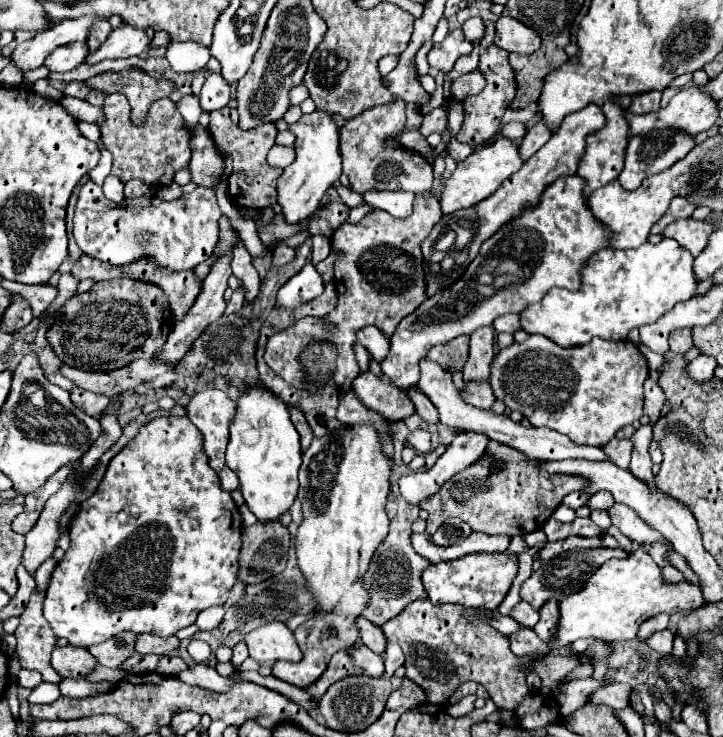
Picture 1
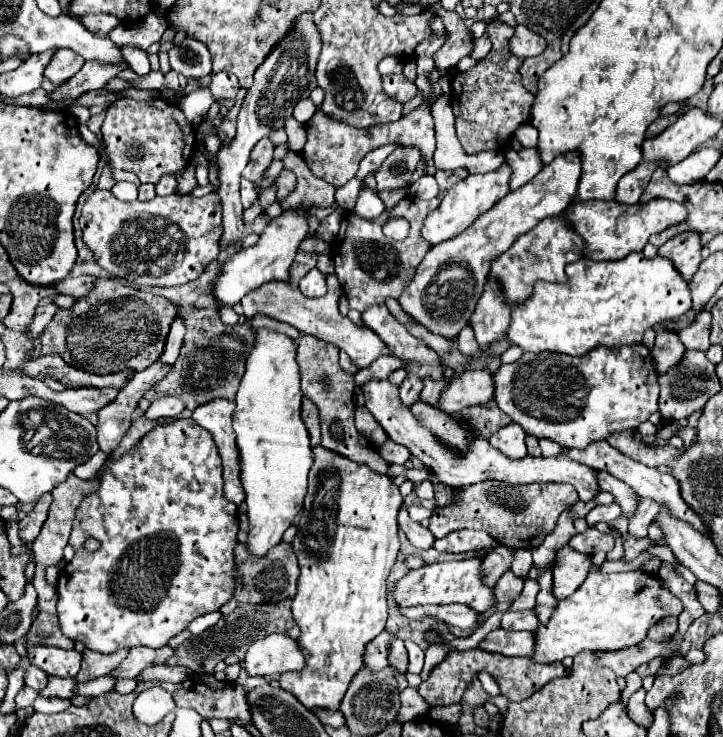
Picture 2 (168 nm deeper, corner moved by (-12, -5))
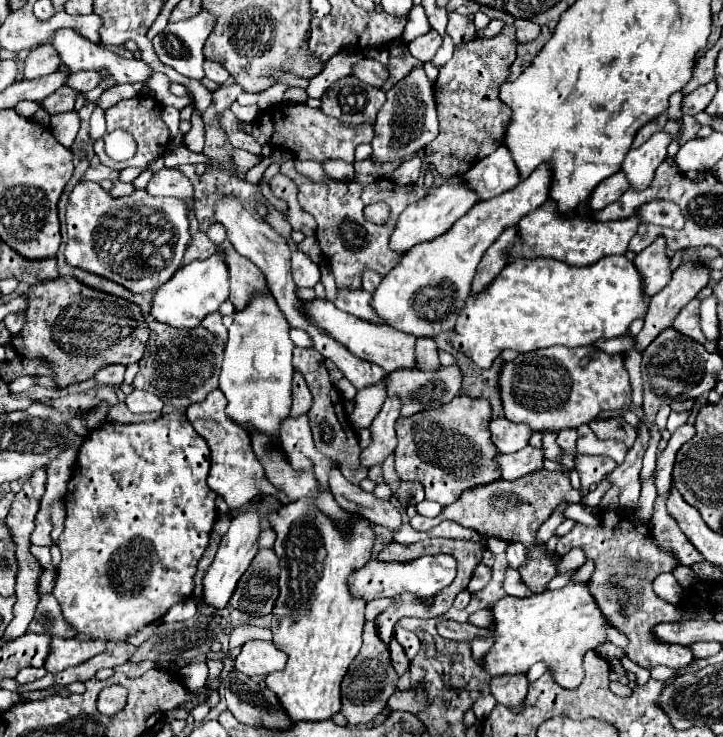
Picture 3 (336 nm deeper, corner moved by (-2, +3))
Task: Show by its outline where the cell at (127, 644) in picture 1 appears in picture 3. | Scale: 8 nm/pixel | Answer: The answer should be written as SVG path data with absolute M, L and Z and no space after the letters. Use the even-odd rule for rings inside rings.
M52 637L52 651L46 659L44 669L56 675L68 667L80 665L86 659L102 653L102 649L106 649L106 641L78 641L78 639Z

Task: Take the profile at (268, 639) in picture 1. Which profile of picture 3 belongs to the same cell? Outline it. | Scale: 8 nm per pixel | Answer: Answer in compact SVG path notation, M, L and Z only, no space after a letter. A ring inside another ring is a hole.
M246 641L240 655L234 659L234 667L250 677L280 671L284 665L286 653L278 651L272 641Z

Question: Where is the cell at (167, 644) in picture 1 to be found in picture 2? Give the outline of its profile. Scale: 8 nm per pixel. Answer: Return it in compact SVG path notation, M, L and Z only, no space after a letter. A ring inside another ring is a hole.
M148 647L130 649L130 651L128 651L128 657L126 657L110 675L112 675L112 677L134 679L144 667L166 663L166 659L172 657L172 653L174 653L174 651L172 651L170 647L160 647L160 649L148 649Z

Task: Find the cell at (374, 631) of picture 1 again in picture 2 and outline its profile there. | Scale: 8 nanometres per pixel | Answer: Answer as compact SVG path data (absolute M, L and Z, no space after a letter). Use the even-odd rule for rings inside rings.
M396 639L392 643L392 649L390 649L390 657L388 657L390 665L396 667L396 671L400 673L406 673L408 671L408 653L406 653L406 647L404 647L404 641Z

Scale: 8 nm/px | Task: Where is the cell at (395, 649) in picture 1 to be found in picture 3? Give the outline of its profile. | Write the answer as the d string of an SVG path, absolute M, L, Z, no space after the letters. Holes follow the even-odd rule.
M396 627L396 629L394 629L394 637L396 637L396 641L404 647L406 655L408 655L410 659L414 659L414 655L416 655L418 649L420 649L420 639L418 639L412 631L406 631L406 629L402 629L402 627Z

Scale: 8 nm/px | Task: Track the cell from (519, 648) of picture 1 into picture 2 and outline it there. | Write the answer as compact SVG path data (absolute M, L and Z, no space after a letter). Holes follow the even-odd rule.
M496 629L496 631L490 631L478 643L478 649L484 649L488 653L510 655L510 657L528 657L534 649L534 637L532 637L532 631Z

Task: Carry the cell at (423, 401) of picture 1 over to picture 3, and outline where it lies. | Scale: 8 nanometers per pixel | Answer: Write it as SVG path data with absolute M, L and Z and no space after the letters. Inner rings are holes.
M420 337L416 343L416 357L418 357L418 365L416 369L422 371L436 371L442 367L440 359L438 359L438 347L434 345L432 339L428 337Z

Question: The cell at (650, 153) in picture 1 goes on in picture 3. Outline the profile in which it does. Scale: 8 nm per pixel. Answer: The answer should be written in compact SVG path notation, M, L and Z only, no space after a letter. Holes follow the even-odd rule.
M622 171L614 173L614 177L608 177L606 181L602 181L602 183L594 189L594 193L592 193L590 201L588 201L590 209L592 209L592 211L600 211L600 209L604 209L606 205L618 201L618 197L622 197L622 193L624 193L628 187L630 187L630 183L626 181L626 175L624 175Z

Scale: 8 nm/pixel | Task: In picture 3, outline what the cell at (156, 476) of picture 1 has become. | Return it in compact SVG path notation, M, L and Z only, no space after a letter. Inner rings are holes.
M182 411L162 415L156 421L144 421L144 423L130 423L130 425L114 425L114 423L104 423L102 427L94 429L94 433L88 433L76 465L74 465L74 475L68 483L68 493L64 497L66 503L66 523L64 523L64 533L58 539L58 547L62 551L62 561L56 567L56 585L54 585L54 597L60 603L64 619L80 633L94 639L104 639L104 641L126 641L130 635L138 633L146 625L158 621L160 617L166 615L166 611L190 599L194 591L194 575L196 575L196 565L202 559L206 545L210 541L210 533L214 527L214 521L218 519L216 511L216 493L208 487L206 477L210 473L210 449L204 441L202 435L196 433L196 429L190 425L188 417Z

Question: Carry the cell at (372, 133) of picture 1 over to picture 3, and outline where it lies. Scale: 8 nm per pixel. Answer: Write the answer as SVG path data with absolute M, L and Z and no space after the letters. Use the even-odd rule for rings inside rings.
M414 69L400 85L392 87L386 93L386 105L378 113L376 119L376 135L372 139L372 161L374 165L382 165L388 161L398 161L414 155L424 149L438 135L438 119L436 119L436 103L434 103L434 87L428 81L424 69Z

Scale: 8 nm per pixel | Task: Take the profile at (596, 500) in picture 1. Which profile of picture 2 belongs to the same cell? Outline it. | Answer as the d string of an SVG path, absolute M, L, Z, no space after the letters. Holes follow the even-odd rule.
M612 503L612 505L608 505L608 507L594 507L592 513L586 515L586 522L590 527L594 527L594 525L600 523L600 521L610 523L610 521L616 519L620 513L622 513L622 509L620 509L618 503Z

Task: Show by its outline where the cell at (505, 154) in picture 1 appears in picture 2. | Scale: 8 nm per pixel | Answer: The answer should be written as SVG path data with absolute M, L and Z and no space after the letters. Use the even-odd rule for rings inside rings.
M502 165L500 169L486 173L486 175L470 175L462 181L458 181L442 199L442 203L426 215L424 227L422 227L422 237L430 245L438 245L442 241L448 241L456 235L460 235L464 229L468 229L482 213L486 213L494 203L498 203L510 189L508 189L508 165Z

